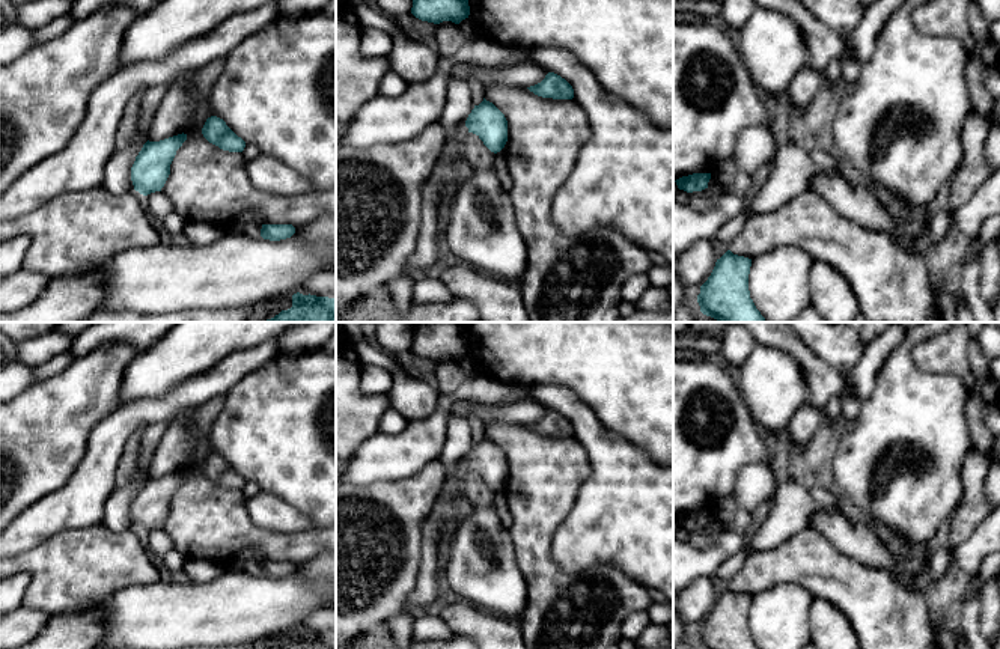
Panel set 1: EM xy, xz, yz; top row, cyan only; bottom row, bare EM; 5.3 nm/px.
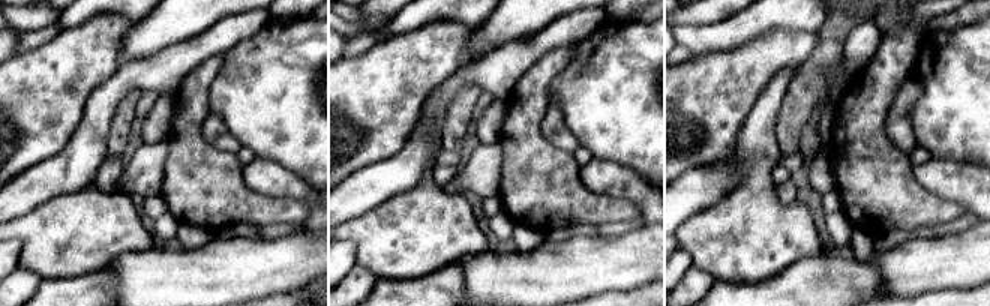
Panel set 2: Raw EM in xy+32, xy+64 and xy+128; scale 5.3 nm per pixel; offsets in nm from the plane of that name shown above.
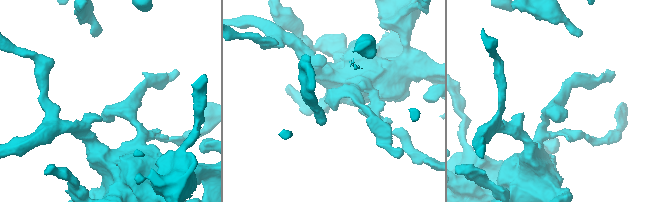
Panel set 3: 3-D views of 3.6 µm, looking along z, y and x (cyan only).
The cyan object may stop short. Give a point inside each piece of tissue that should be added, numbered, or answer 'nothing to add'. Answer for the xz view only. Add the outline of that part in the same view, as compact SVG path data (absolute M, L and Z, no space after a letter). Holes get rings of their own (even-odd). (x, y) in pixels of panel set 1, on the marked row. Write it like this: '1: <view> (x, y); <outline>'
1: xz (446, 170); M461 123L455 131L455 139L458 142L455 154L447 158L446 151L443 151L438 163L435 164L431 178L440 181L440 187L435 196L435 211L440 221L440 226L444 220L446 205L450 199L452 190L459 181L458 160L465 154L465 140L468 136L468 128L465 123Z

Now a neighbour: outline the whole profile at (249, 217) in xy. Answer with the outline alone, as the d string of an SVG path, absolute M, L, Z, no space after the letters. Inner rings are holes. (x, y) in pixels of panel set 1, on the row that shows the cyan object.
M247 211L242 215L239 215L236 220L233 220L230 224L227 224L226 230L227 233L242 233L242 229L252 223L265 224L261 214L255 211Z

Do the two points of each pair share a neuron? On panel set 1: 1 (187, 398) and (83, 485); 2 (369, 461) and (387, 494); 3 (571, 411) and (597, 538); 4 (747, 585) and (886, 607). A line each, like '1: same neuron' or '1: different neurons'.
1: same neuron
2: different neurons
3: same neuron
4: same neuron

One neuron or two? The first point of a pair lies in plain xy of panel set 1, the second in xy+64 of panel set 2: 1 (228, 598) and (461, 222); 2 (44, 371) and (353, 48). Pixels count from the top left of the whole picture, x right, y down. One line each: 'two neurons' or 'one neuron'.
1: two neurons
2: one neuron

